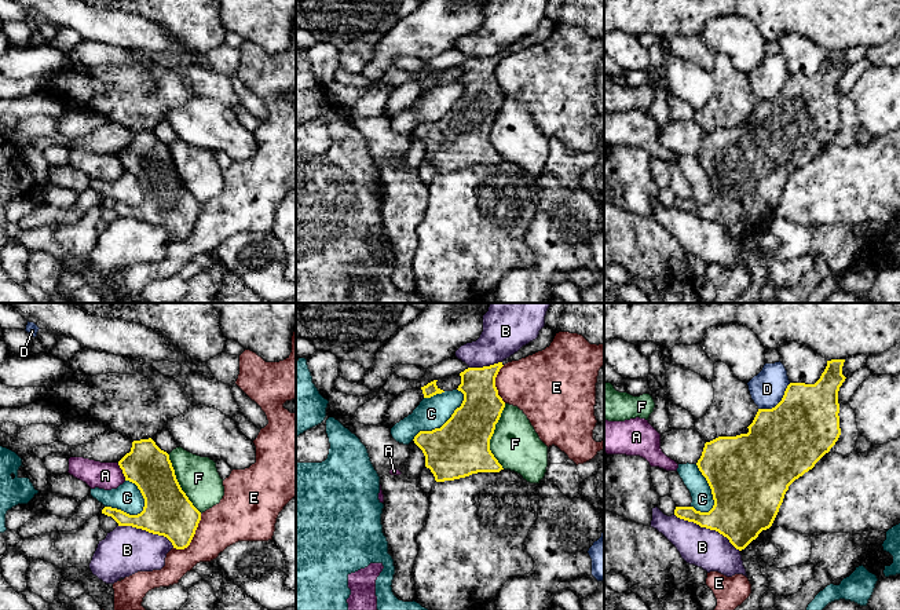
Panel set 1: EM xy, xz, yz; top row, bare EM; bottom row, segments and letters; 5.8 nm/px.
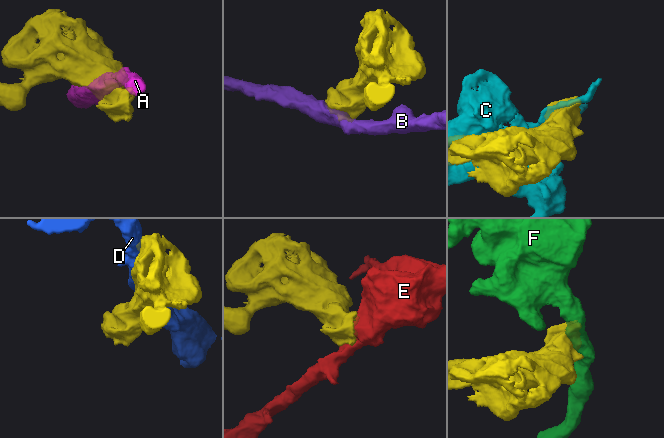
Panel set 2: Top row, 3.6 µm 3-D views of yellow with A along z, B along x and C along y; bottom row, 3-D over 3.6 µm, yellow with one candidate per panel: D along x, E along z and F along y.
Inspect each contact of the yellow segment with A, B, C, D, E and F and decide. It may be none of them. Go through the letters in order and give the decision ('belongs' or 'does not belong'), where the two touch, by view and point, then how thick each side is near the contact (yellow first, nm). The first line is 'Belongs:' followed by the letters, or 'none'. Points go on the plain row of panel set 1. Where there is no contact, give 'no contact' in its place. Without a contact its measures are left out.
Belongs: none
A: does not belong; meets yellow in xy at (123, 163); 260 nm thick on the yellow side, 160 nm on the other
B: does not belong; meets yellow in yz at (708, 219); 360 nm thick on the yellow side, 220 nm on the other
C: does not belong; meets yellow in xy at (128, 205); 280 nm thick on the yellow side, 160 nm on the other
D: does not belong; meets yellow in yz at (779, 94); 420 nm thick on the yellow side, 200 nm on the other
E: does not belong; meets yellow in xy at (193, 227); 280 nm thick on the yellow side, 260 nm on the other
F: does not belong; meets yellow in xz at (491, 127); 340 nm thick on the yellow side, 280 nm on the other

